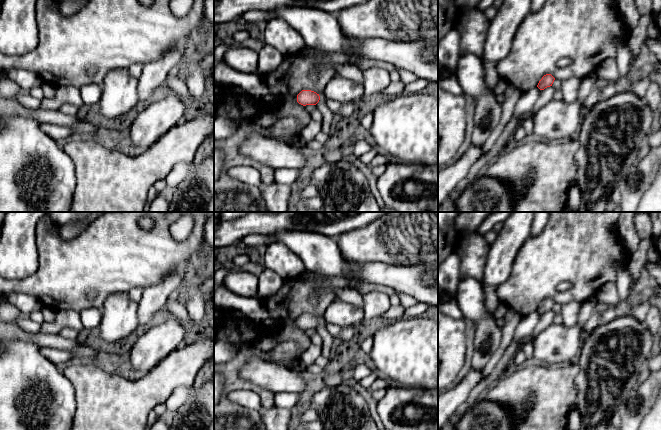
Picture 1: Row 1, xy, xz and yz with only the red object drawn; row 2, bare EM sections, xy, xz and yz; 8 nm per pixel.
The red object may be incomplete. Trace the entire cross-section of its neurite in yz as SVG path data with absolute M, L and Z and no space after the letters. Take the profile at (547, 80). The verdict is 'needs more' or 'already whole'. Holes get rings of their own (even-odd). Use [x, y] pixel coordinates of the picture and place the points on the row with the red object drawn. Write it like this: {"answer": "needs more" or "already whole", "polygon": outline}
{"answer": "already whole", "polygon": "M546 74L539 81L537 87L540 90L544 90L545 88L552 86L554 80L555 80L555 78L551 74Z"}

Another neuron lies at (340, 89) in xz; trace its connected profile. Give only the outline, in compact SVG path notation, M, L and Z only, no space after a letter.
M336 76L324 89L326 99L335 100L341 104L353 104L363 96L363 85L347 78Z

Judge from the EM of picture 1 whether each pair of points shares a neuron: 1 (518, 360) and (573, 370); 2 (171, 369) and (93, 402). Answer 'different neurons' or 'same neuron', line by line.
1: different neurons
2: same neuron

